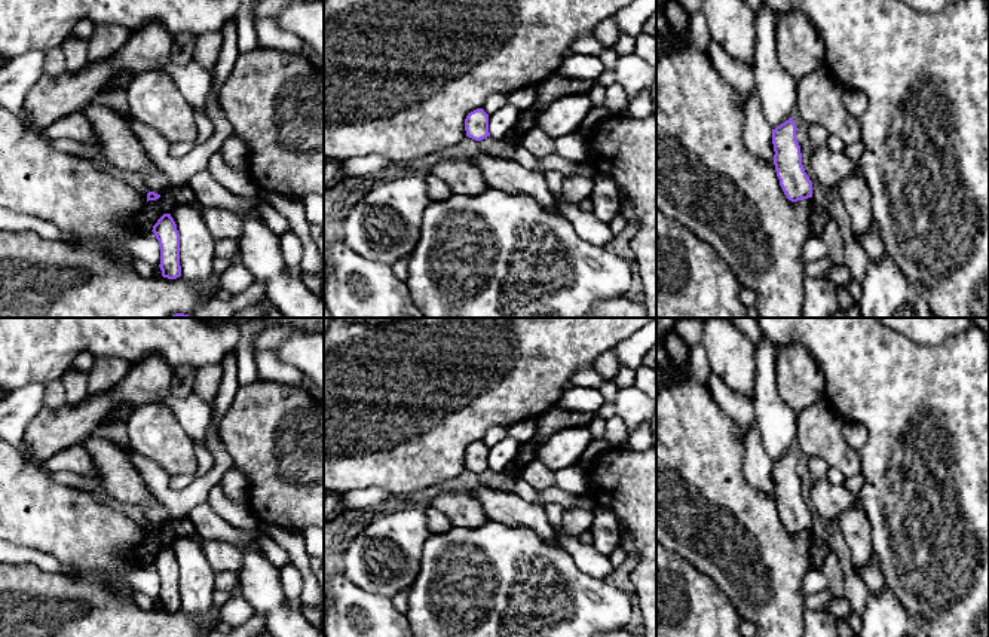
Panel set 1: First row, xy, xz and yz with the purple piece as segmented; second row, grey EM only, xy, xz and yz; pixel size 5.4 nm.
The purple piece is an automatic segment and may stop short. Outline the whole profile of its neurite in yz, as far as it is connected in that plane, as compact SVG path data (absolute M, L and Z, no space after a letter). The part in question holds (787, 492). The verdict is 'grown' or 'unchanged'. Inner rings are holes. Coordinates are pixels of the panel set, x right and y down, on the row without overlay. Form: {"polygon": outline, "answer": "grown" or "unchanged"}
{"polygon": "M793 450L772 462L774 497L780 518L789 533L812 530L812 514L802 497L800 478Z", "answer": "unchanged"}

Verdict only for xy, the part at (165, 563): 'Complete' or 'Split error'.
Complete

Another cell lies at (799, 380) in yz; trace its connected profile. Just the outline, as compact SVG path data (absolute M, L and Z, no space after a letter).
M799 343L777 346L777 382L775 388L794 413L814 405L826 396L826 382L821 368L809 352Z

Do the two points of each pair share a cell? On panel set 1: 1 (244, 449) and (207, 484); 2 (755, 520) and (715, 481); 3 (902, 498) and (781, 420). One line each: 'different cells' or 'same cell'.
1: different cells
2: same cell
3: different cells

